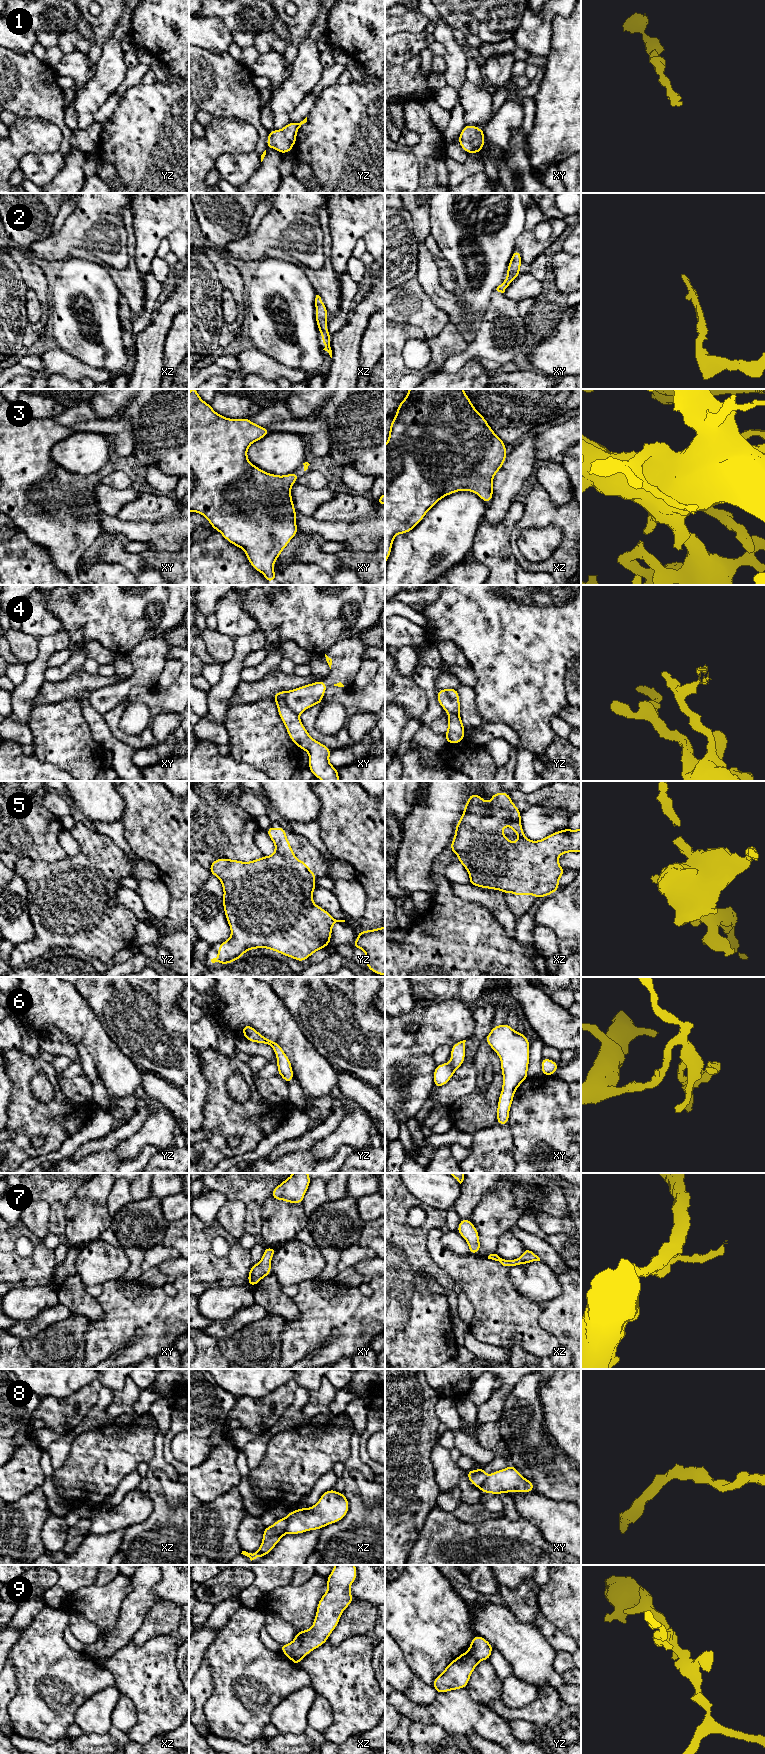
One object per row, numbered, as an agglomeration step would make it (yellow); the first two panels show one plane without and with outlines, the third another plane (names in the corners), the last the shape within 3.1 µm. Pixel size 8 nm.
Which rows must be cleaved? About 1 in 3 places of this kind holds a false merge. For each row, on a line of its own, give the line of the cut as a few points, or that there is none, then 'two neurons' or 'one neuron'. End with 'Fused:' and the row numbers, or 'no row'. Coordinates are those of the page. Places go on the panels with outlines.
1: no cut; one neuron
2: no cut; one neuron
3: no cut; one neuron
4: cut in xy along (286, 691), (285, 702), (298, 715); two neurons
5: no cut; one neuron
6: no cut; one neuron
7: no cut; one neuron
8: cut in xz along (285, 1518), (287, 1532); two neurons
9: cut in yz along (468, 1651), (478, 1661); two neurons
Fused: 4, 8, 9

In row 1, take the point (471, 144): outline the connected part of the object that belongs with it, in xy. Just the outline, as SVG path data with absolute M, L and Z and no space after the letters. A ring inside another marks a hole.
M465 124L459 135L458 143L468 154L480 153L486 143L484 130L474 125Z

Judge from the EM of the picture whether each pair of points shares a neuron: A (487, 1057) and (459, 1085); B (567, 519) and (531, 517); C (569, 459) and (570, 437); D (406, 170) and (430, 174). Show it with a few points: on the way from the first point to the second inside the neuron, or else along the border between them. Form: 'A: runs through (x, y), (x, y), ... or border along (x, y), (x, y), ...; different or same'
A: border along (473, 1059), (476, 1087), (468, 1093); different
B: runs through (558, 517), (540, 517); same
C: border along (570, 446), (562, 452); different
D: border along (413, 153), (418, 161), (419, 182); different

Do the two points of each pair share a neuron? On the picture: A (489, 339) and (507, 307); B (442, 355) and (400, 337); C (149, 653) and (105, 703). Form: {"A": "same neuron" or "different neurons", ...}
{"A": "same neuron", "B": "same neuron", "C": "same neuron"}

